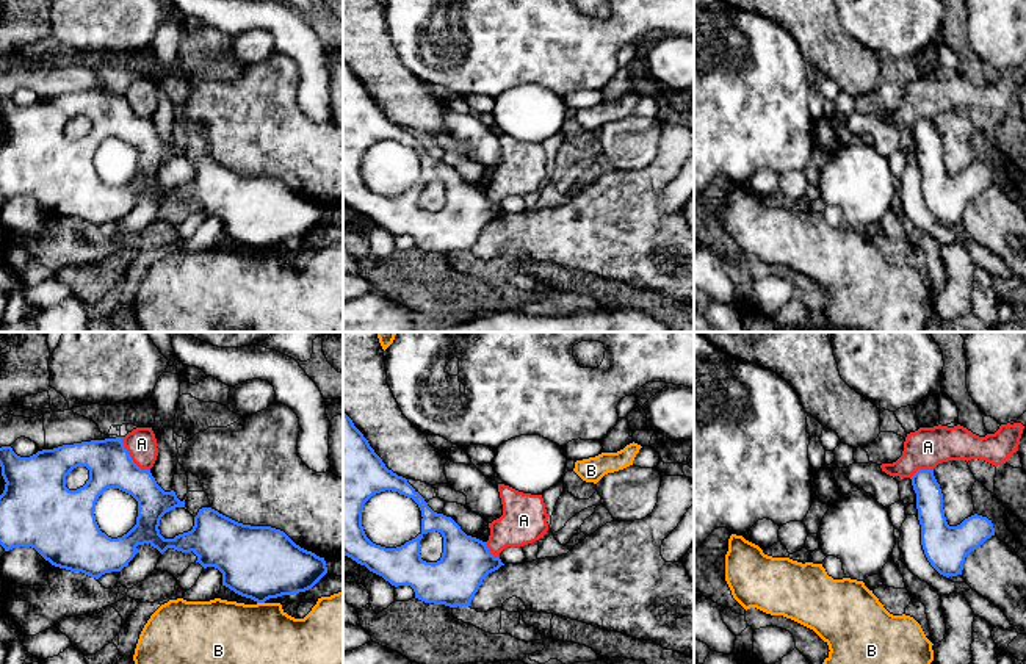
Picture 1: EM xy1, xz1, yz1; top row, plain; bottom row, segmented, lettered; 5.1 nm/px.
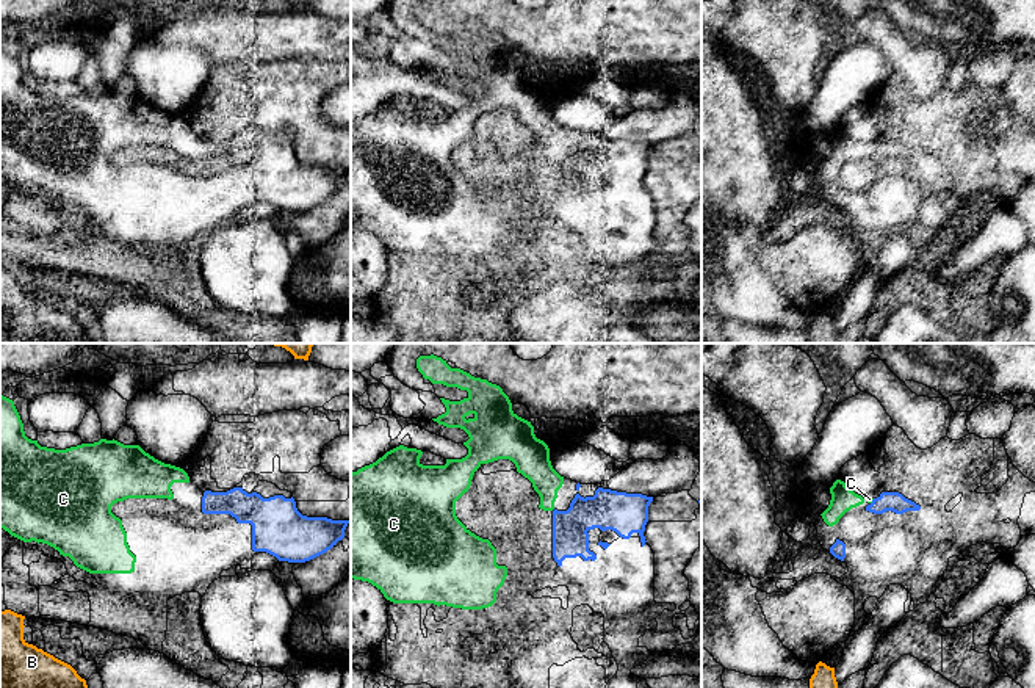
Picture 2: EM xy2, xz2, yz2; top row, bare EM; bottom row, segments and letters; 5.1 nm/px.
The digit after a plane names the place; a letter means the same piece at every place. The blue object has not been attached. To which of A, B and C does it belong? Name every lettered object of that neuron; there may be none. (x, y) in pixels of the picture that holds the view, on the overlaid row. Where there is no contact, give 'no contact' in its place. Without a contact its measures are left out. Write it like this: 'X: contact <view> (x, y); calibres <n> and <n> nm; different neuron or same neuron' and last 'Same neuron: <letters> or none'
A: contact xy1 (130, 458); calibres 220 and 160 nm; different neuron
B: contact xy1 (260, 602); calibres 380 and 320 nm; different neuron
C: contact yz2 (872, 502); calibres 100 and 20 nm; same neuron
Same neuron: C

